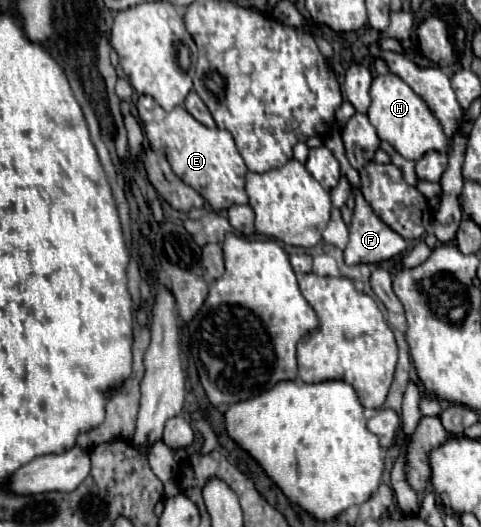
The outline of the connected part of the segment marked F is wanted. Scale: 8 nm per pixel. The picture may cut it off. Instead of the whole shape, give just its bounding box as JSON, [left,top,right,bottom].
[344,190,406,264]

